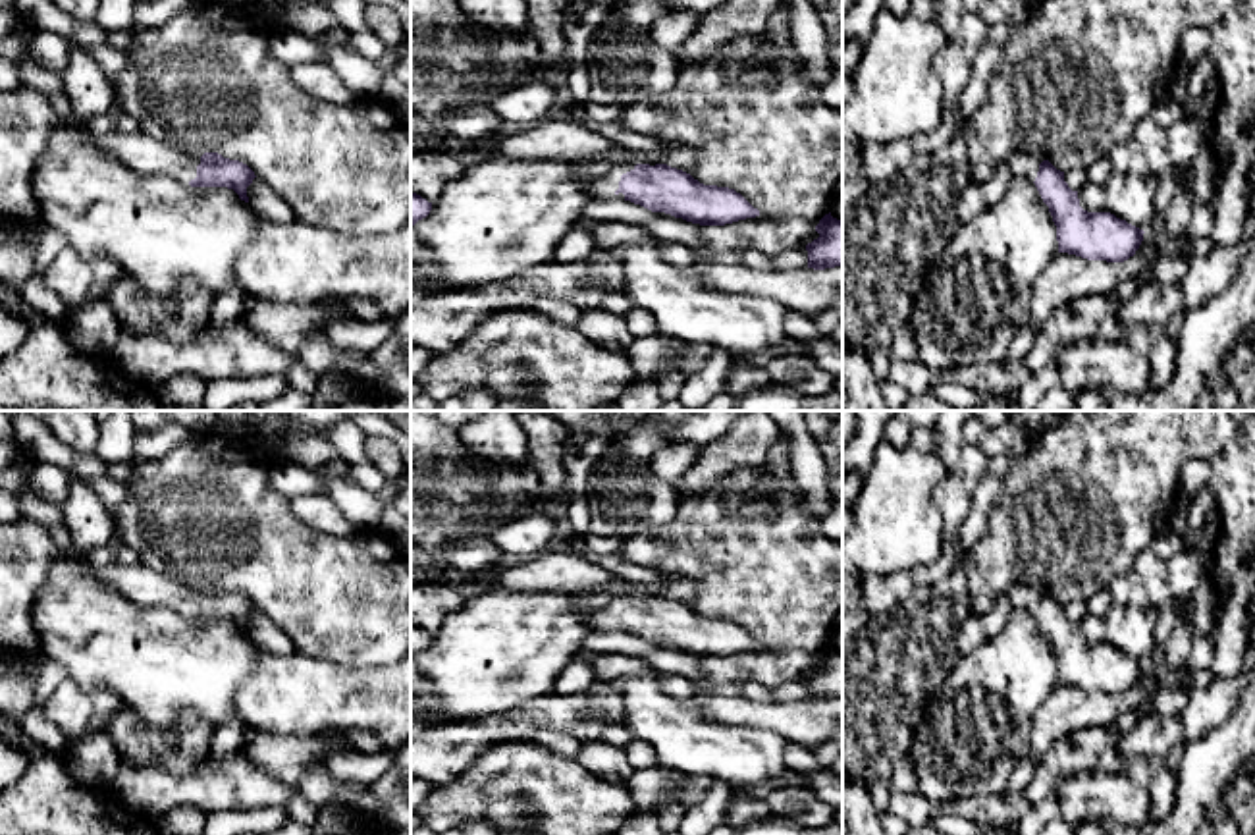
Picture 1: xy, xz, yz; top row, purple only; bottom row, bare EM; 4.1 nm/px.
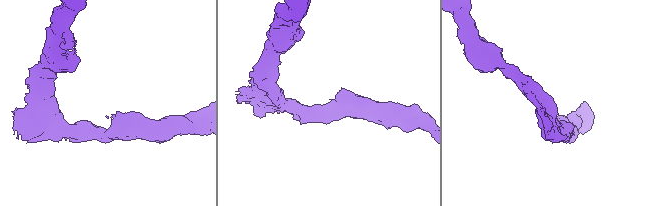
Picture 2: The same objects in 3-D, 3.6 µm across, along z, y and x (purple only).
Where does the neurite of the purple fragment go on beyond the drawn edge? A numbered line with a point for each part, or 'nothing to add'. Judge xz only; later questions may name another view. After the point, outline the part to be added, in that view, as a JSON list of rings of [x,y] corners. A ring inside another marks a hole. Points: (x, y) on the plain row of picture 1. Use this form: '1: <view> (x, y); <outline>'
1: xz (602, 619); [[[613,596],[609,598],[600,609],[592,611],[586,619],[586,623],[594,629],[594,631],[625,631],[623,625],[615,625],[619,621],[619,613],[621,607],[634,602],[636,596]]]

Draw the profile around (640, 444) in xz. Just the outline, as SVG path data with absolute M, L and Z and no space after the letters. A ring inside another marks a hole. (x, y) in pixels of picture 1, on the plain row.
M654 411L632 430L615 434L607 445L596 447L596 457L613 463L650 465L673 442L665 436L665 430L690 413L694 411Z

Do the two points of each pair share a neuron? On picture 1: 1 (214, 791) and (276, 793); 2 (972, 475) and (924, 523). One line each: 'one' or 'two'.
1: one
2: two

